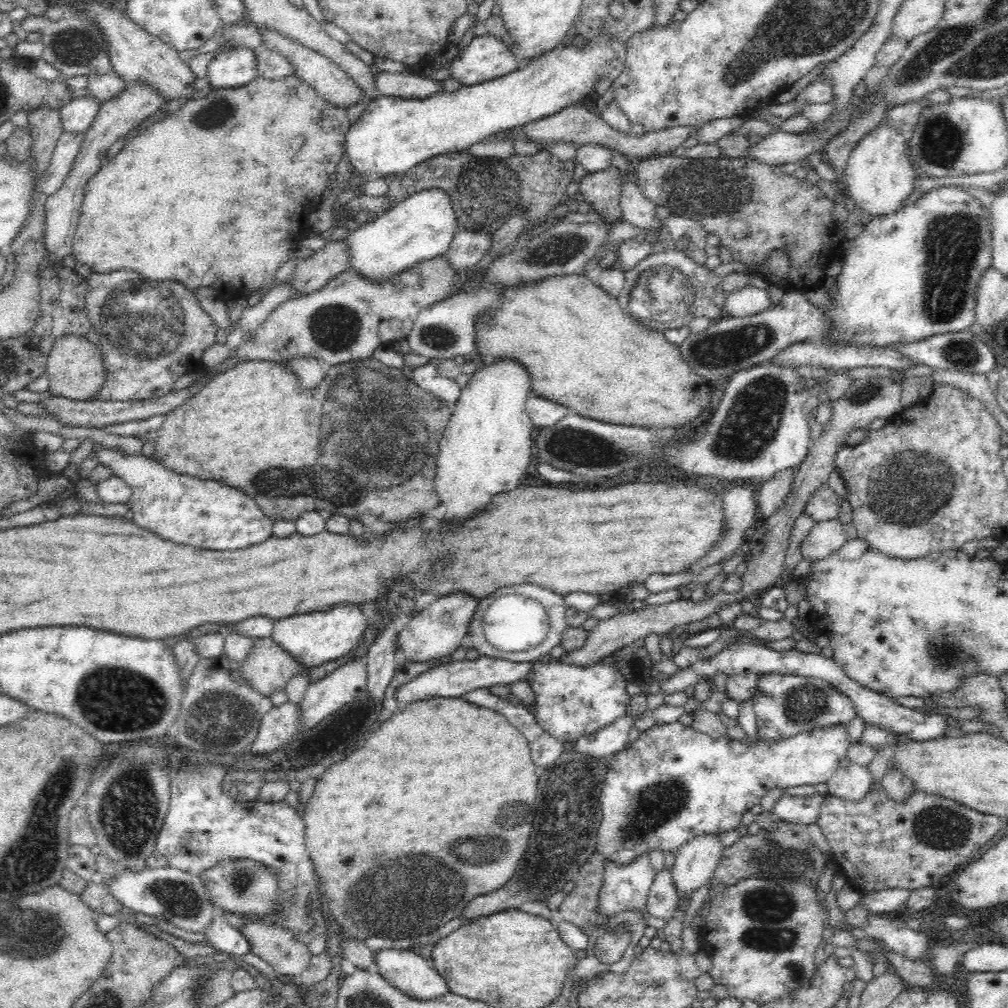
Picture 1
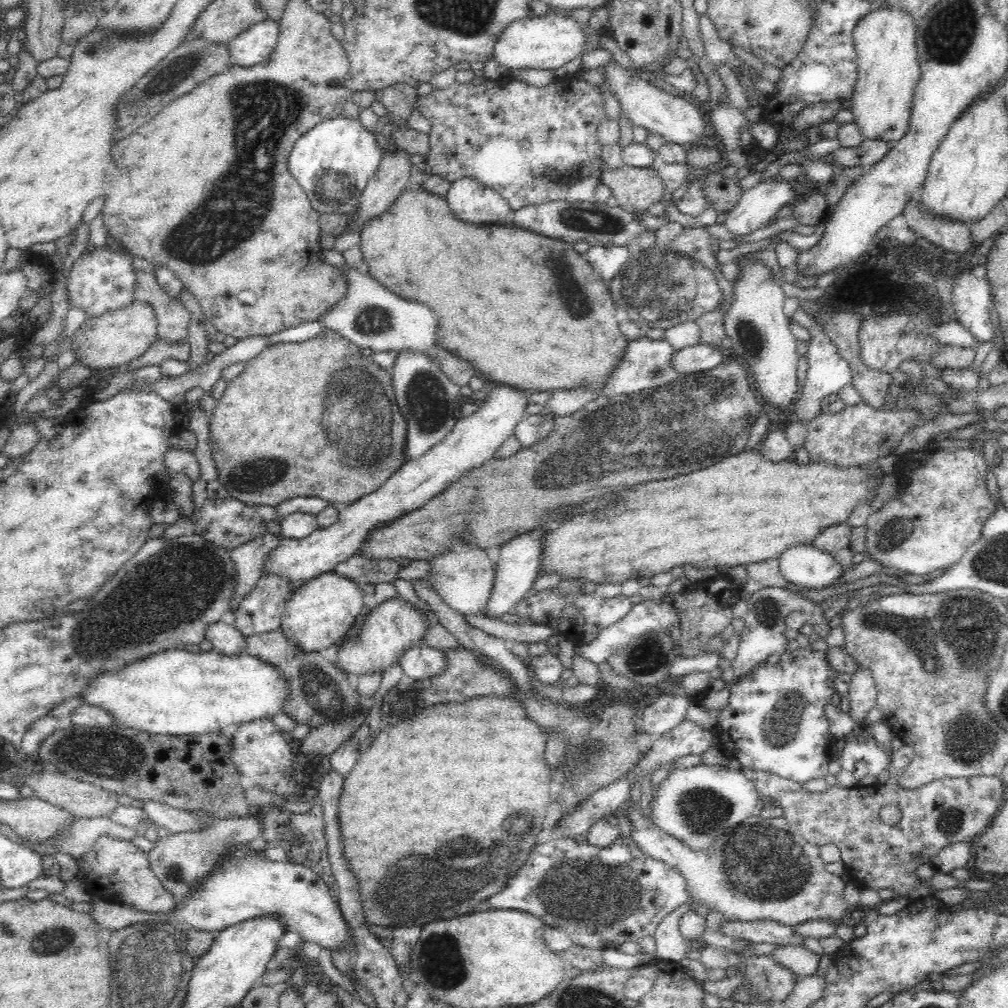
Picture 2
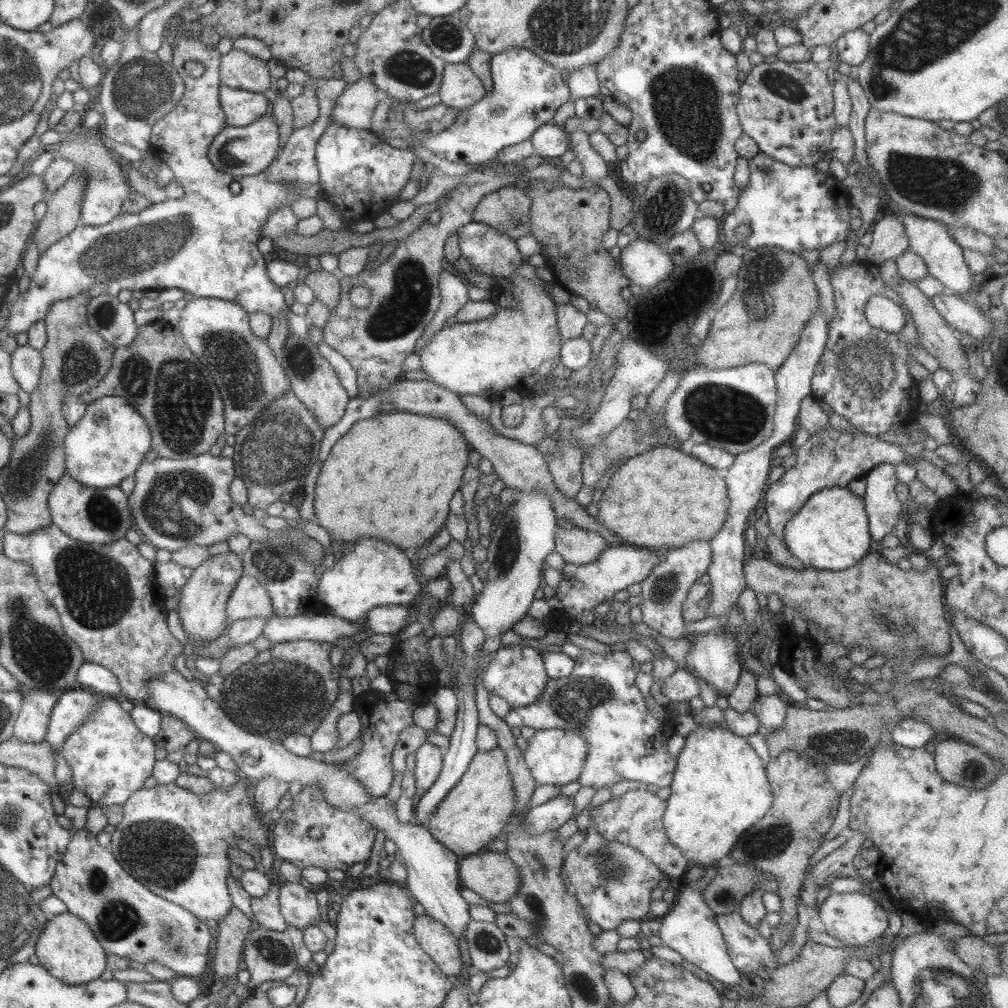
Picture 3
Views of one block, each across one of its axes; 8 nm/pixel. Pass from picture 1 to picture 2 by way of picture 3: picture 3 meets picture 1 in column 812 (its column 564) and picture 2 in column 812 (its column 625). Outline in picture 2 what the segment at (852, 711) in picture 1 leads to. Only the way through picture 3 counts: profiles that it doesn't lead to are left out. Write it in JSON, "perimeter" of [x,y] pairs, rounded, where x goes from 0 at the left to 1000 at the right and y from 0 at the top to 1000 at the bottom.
{"perimeter":[[[784,643],[775,650],[773,660],[760,660],[747,670],[726,677],[722,698],[711,704],[708,721],[710,738],[718,750],[730,754],[736,763],[760,765],[796,778],[821,770],[821,752],[828,734],[817,710],[816,698],[825,692],[828,684],[825,674],[829,666],[821,666],[819,652],[815,646]]]}

